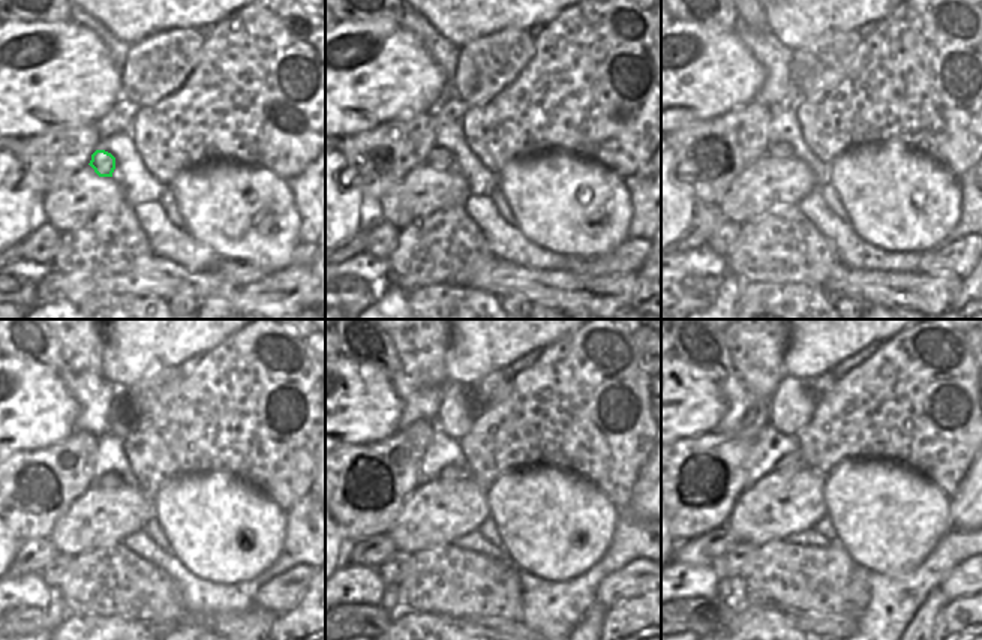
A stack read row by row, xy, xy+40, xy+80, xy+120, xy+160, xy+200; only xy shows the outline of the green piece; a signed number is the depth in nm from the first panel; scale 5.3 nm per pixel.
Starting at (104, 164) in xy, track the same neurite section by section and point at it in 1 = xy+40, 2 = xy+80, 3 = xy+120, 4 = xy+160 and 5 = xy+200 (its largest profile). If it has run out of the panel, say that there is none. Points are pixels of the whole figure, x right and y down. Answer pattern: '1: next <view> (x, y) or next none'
1: next xy+40 (440, 158)
2: next xy+80 (775, 150)
3: next xy+120 (108, 480)
4: next xy+160 (450, 474)
5: next xy+200 (795, 460)

